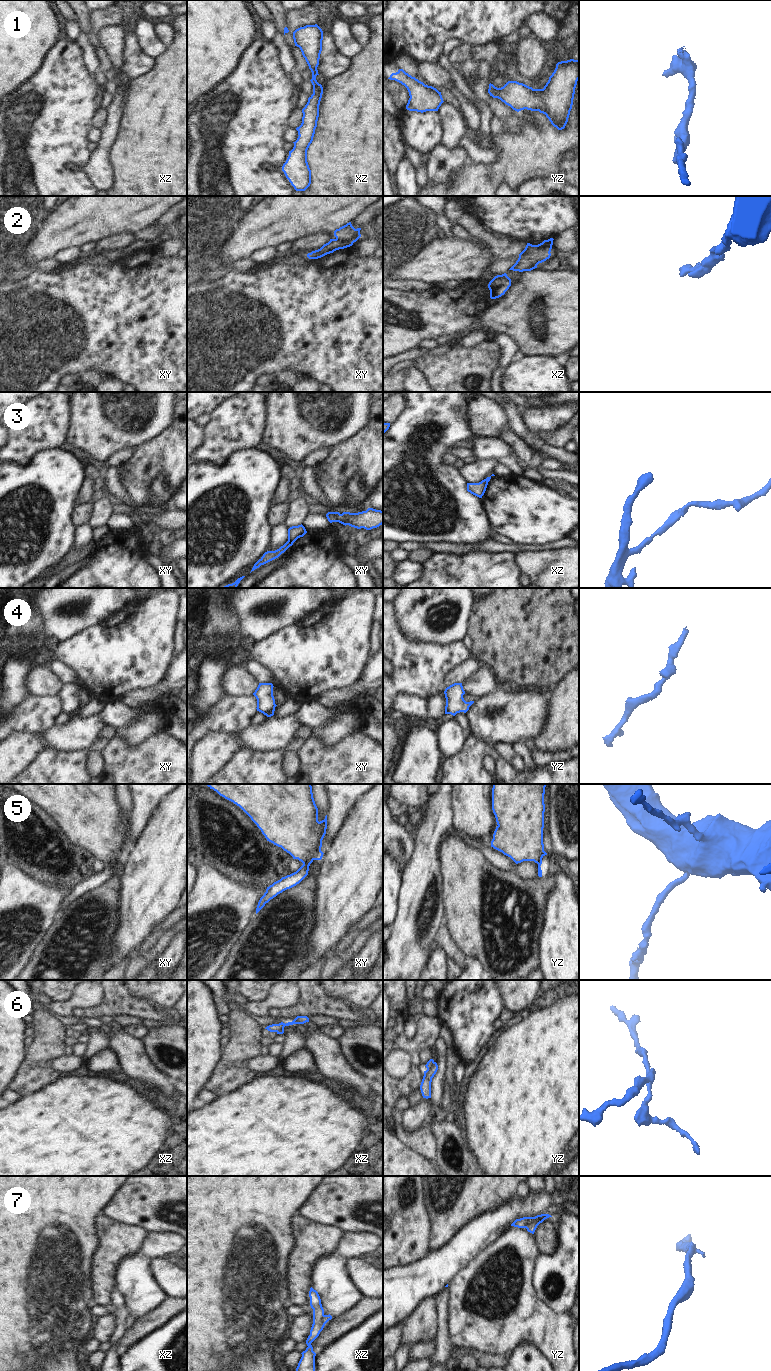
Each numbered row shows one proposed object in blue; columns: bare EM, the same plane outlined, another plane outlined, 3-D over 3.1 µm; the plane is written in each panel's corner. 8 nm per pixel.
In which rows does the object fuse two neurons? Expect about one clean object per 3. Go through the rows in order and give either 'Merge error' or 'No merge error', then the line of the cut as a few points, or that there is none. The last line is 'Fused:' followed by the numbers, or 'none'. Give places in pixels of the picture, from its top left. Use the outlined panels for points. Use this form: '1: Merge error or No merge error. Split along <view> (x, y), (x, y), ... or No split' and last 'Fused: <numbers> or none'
1: No merge error. No split
2: Merge error. Split along xz (532, 245), (538, 248), (546, 248), (549, 252)
3: Merge error. Split along xy (288, 540), (291, 545)
4: No merge error. No split
5: Merge error. Split along xy (312, 860), (307, 860), (303, 863)
6: Merge error. Split along yz (434, 1062), (427, 1068)
7: No merge error. No split
Fused: 2, 3, 5, 6

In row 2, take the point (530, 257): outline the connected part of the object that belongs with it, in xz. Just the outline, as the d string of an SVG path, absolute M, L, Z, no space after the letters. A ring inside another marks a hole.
M527 243L525 249L519 254L516 263L509 269L513 271L531 271L537 268L539 263L549 259L551 253L546 248L537 248Z

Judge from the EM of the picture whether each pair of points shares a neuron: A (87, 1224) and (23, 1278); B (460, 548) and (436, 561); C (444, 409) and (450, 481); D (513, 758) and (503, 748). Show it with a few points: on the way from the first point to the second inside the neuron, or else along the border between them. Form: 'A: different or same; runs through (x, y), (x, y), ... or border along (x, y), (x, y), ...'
A: same; runs through (71, 1233), (68, 1233), (39, 1262)
B: different; border along (474, 548), (458, 554), (433, 553)
C: same; runs through (446, 427), (440, 441), (436, 445), (436, 463)
D: same; runs through (511, 756), (505, 750)

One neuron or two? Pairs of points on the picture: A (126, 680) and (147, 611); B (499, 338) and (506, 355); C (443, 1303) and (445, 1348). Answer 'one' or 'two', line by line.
A: one
B: one
C: one

